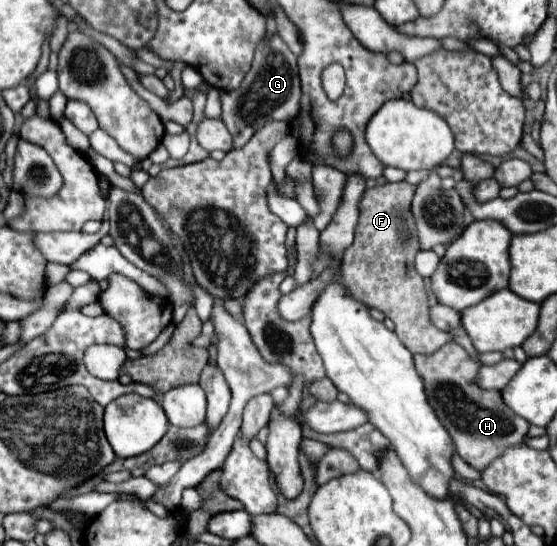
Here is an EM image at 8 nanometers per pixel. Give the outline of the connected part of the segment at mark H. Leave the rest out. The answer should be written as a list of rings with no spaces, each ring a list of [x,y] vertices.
[[[447,343],[433,355],[415,355],[415,367],[425,381],[431,407],[455,443],[457,455],[473,469],[483,471],[505,451],[505,447],[525,443],[529,423],[503,403],[501,391],[485,391],[475,383],[479,365],[469,359],[461,345]]]

